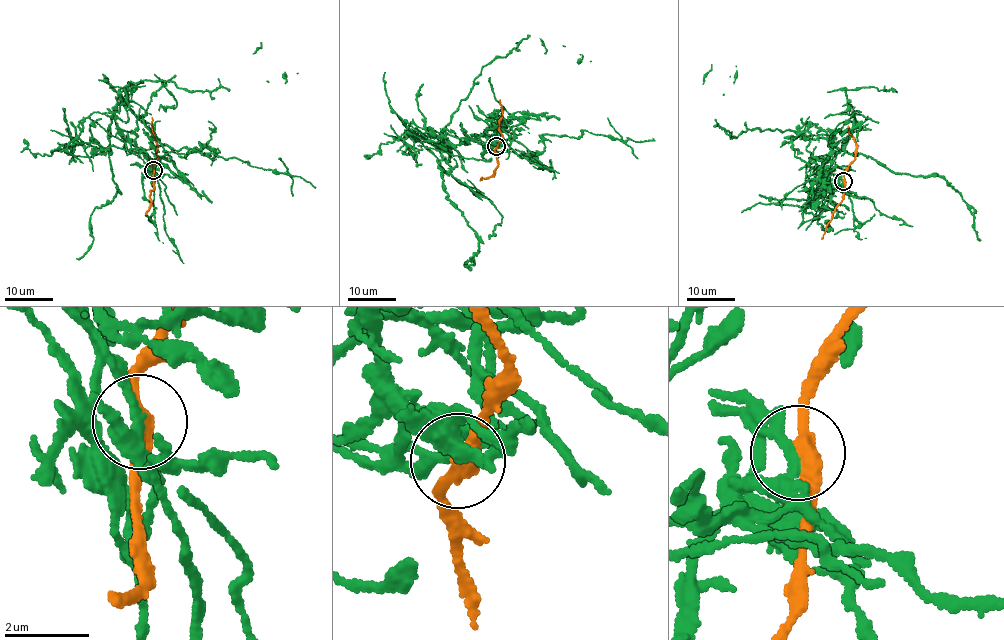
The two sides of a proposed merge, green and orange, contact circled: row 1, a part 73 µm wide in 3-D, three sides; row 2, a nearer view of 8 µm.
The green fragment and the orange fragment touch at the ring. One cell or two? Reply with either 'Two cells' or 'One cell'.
Two cells

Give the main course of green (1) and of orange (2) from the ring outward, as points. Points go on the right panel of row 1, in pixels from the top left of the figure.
1: (843, 180), (826, 178), (806, 148), (811, 134), (802, 132), (894, 172), (943, 175), (966, 204), (980, 241)
2: (843, 180), (842, 201), (821, 239)

